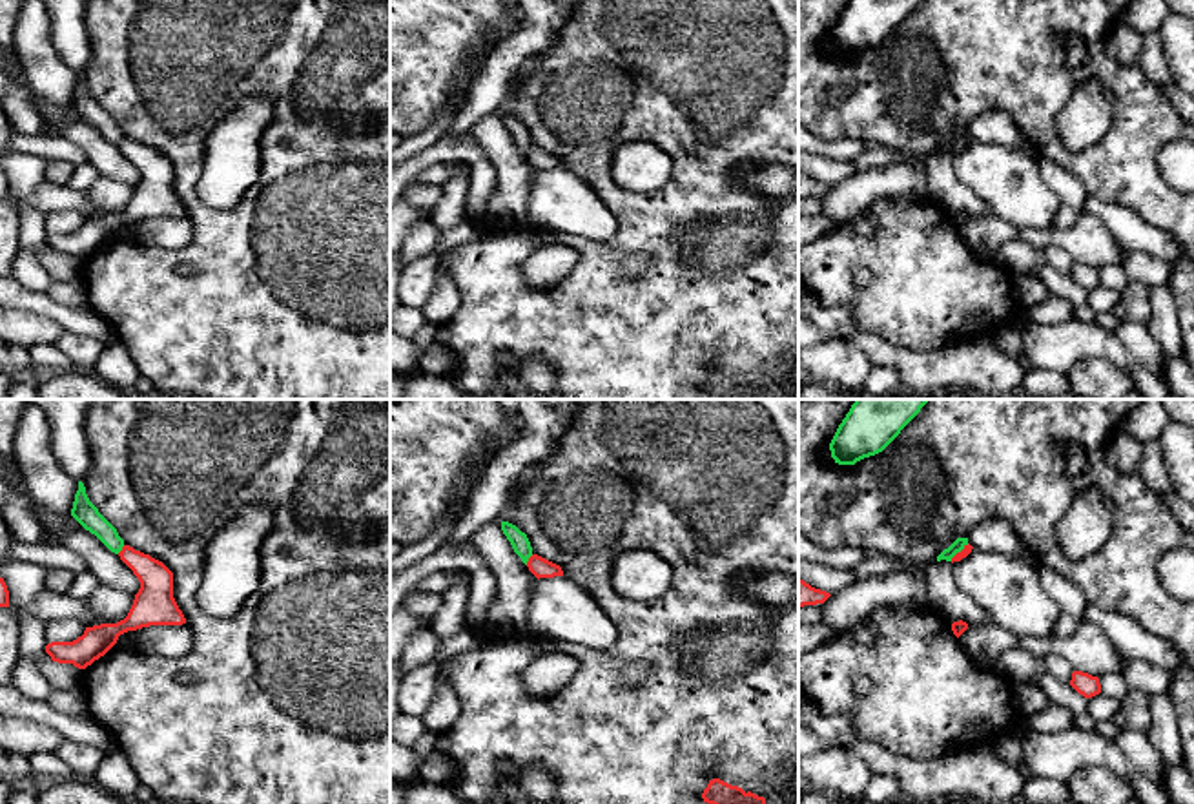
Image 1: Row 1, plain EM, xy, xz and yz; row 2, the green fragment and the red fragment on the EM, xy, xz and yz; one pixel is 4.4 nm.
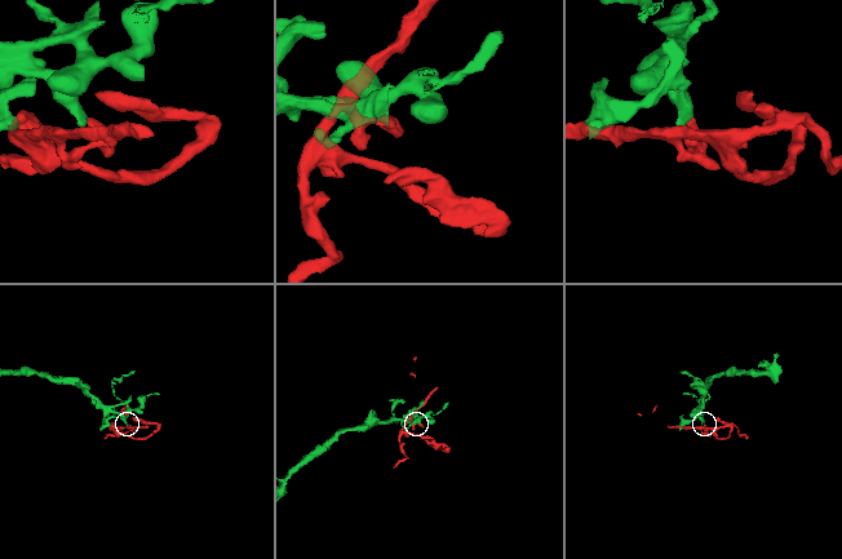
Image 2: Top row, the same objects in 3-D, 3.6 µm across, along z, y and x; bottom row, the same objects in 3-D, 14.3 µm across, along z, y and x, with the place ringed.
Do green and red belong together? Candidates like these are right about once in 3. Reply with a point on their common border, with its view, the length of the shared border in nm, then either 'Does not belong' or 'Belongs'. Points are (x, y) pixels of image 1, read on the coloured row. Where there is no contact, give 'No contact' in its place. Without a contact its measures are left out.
Touches green at xz (527, 560). Shared border 60 nm. Does not belong

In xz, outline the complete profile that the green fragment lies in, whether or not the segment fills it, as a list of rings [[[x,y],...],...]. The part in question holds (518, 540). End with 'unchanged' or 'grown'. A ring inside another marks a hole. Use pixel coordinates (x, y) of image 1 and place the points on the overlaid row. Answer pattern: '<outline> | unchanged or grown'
[[[501,521],[501,531],[510,541],[514,552],[521,558],[527,565],[529,558],[532,556],[532,547],[525,532],[521,532],[516,525],[509,521]]] | unchanged

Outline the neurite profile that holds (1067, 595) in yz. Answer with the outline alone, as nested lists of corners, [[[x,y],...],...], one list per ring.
[[[1043,567],[1041,585],[1063,613],[1077,622],[1085,618],[1088,602],[1085,593],[1074,582],[1050,567]]]

